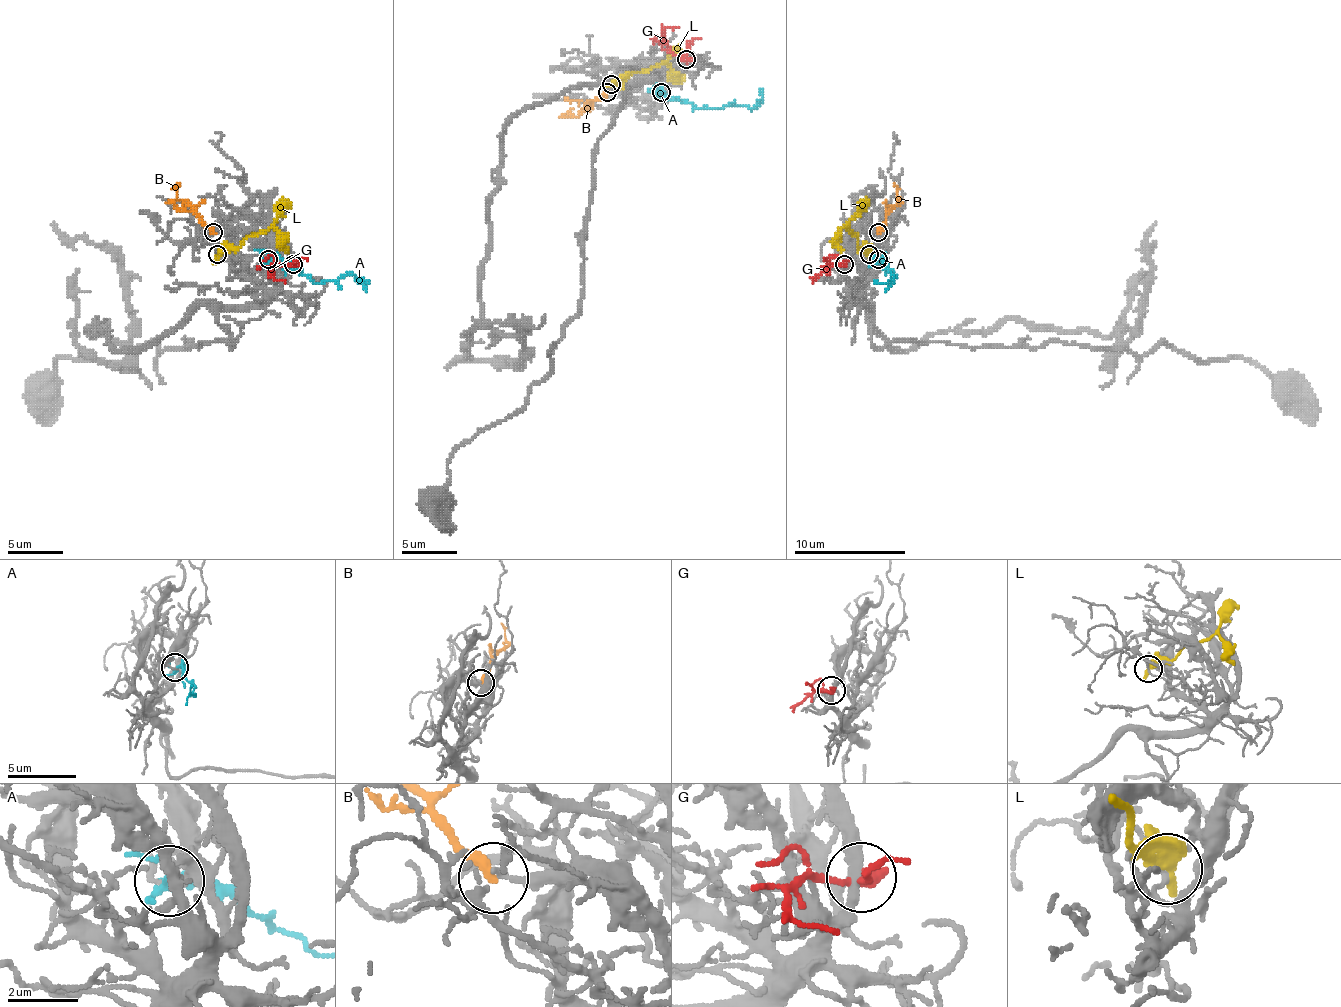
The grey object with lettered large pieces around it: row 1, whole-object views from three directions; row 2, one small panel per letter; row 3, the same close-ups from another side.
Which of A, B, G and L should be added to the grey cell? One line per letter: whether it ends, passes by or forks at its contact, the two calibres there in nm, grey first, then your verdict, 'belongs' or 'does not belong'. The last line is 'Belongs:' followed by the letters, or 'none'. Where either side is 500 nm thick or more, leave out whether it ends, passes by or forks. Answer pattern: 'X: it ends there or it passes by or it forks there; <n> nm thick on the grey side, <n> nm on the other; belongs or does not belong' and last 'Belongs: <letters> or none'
A: it forks there; 140 nm thick on the grey side, 170 nm on the other; does not belong
B: it ends there; 180 nm thick on the grey side, 320 nm on the other; belongs
G: it passes by; 280 nm thick on the grey side, 280 nm on the other; does not belong
L: 120 nm thick on the grey side, 500 nm on the other; does not belong
Belongs: B

